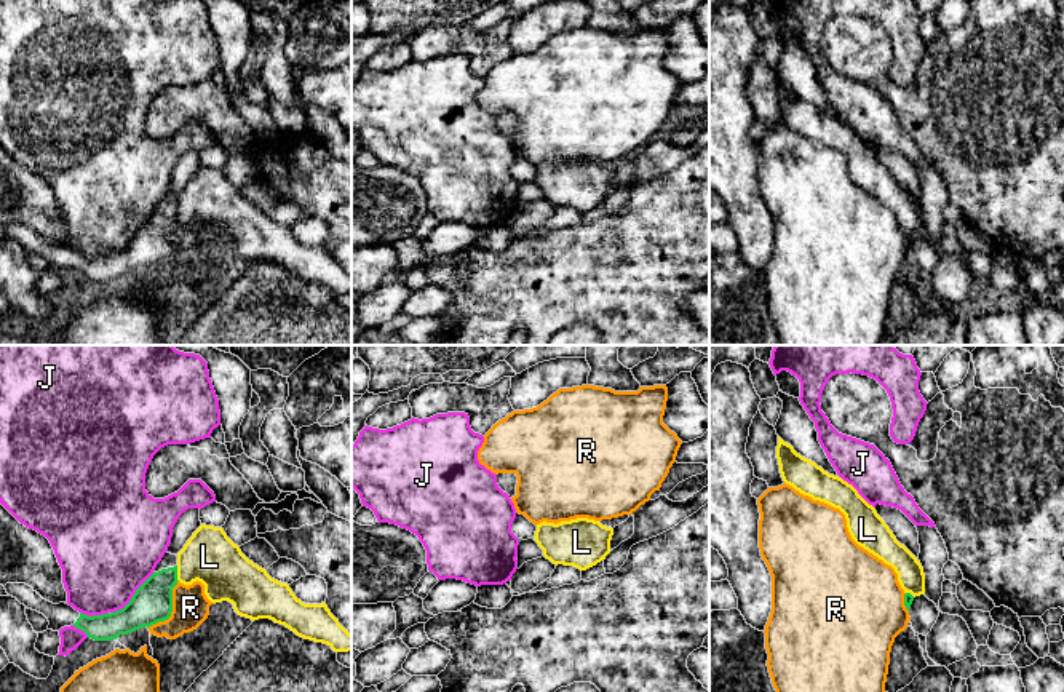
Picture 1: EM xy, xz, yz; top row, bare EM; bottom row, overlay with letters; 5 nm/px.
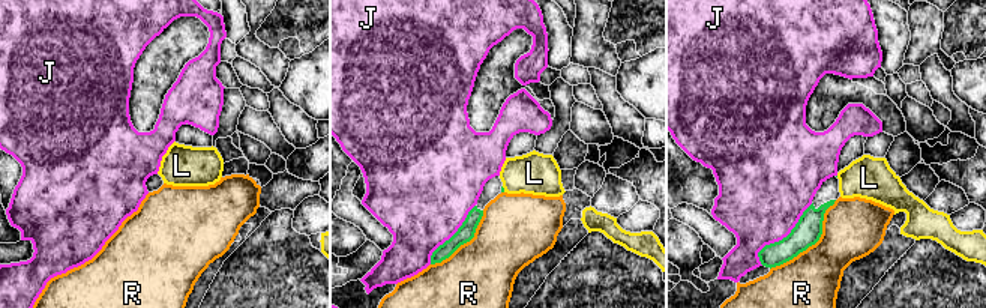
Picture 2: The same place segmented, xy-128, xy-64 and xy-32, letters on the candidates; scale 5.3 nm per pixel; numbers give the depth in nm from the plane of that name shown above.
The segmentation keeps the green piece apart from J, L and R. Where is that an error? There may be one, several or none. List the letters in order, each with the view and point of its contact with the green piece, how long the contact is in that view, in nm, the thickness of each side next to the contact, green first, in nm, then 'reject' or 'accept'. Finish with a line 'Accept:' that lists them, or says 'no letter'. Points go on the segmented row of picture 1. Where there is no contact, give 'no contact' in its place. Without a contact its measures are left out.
J: meets green in xy at (133, 596); contact 300 nm long; 200 nm thick on the green side, 460 nm on the other; reject
L: meets green in xy at (176, 574); contact 80 nm long; 200 nm thick on the green side, 280 nm on the other; reject
R: meets green in xy at (171, 609); contact 280 nm long; 200 nm thick on the green side, 190 nm on the other; reject
Accept: no letter

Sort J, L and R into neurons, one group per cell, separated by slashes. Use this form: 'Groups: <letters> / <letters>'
Groups: J / L / R

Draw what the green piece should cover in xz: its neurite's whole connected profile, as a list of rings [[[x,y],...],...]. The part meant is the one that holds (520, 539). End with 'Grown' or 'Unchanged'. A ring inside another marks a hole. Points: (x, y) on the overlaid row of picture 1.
[[[516,513],[511,524],[511,532],[521,540],[535,537],[537,526],[530,523],[524,515]]]. Grown

